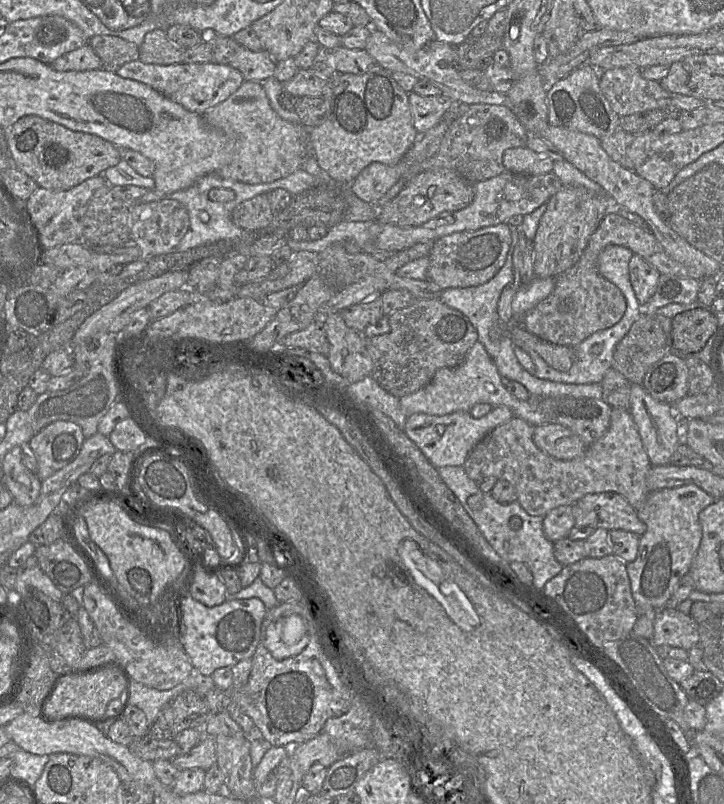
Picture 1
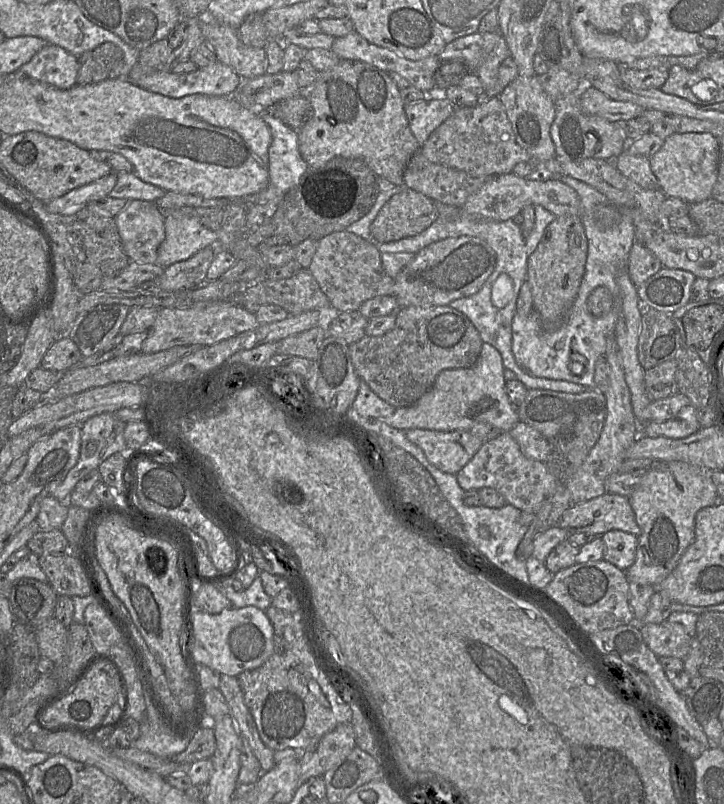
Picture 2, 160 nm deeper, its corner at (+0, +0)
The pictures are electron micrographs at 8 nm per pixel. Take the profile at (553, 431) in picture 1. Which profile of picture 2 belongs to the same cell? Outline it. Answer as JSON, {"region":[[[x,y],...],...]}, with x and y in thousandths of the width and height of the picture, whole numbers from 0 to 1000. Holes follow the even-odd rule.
{"region":[[[715,525],[702,536],[714,550],[720,562],[731,571],[754,575],[761,563],[761,551],[740,534],[727,526]]]}

